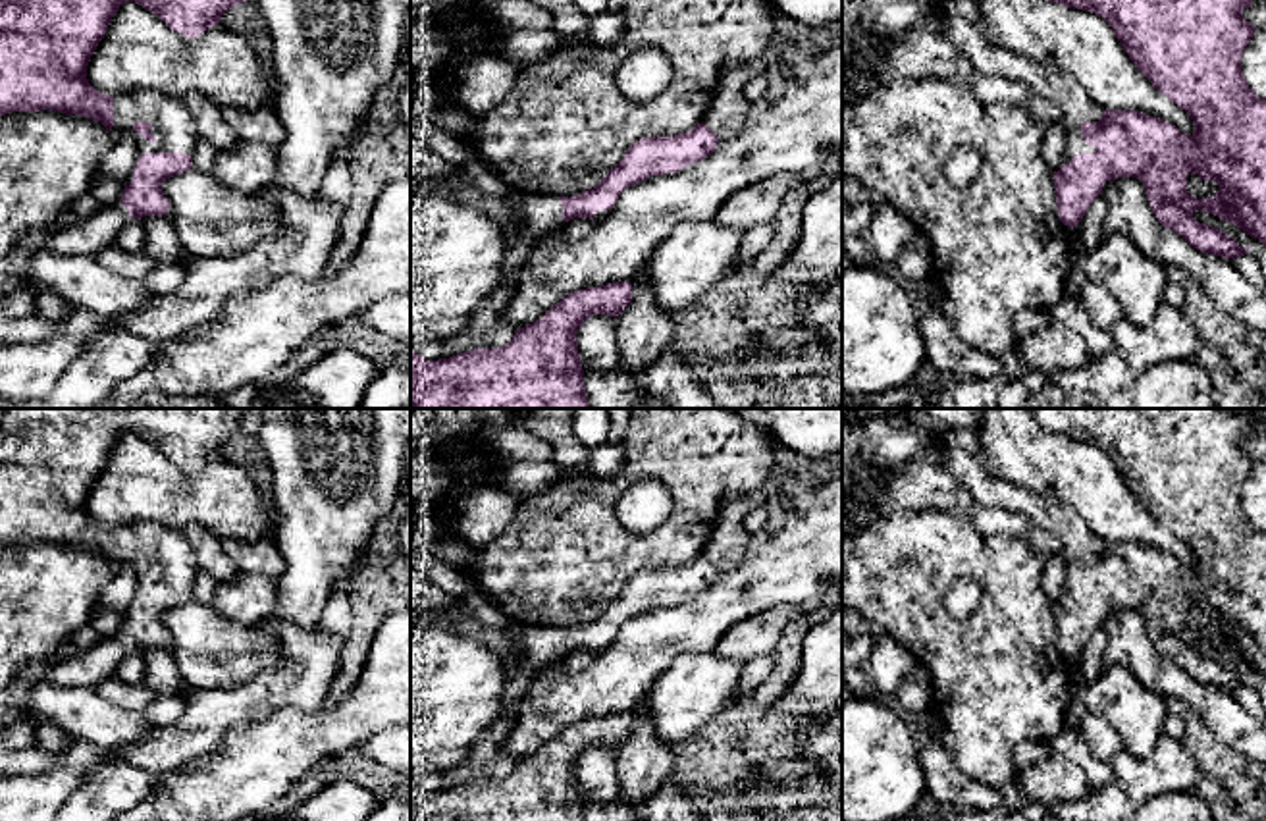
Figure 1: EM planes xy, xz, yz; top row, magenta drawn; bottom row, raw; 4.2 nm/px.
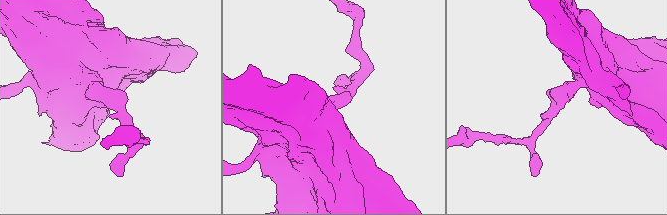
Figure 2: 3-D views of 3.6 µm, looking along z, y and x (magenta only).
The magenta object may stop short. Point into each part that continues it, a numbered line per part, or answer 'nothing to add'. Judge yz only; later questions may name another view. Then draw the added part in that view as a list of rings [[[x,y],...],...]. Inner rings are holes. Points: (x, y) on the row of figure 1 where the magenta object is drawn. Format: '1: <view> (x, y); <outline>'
1: yz (1054, 85); [[[948,0],[938,6],[936,31],[948,37],[979,73],[1023,83],[1062,110],[1066,118],[1064,164],[1071,162],[1075,154],[1096,150],[1083,141],[1081,123],[1098,121],[1102,108],[1073,77],[1048,64],[994,46],[987,37],[985,23],[963,19]]]

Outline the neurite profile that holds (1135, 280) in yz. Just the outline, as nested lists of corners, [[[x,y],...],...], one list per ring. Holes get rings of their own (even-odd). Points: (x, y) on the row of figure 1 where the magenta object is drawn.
[[[1125,233],[1104,237],[1093,252],[1075,254],[1073,268],[1089,281],[1104,285],[1121,305],[1123,318],[1137,328],[1148,328],[1154,322],[1164,287],[1174,278]]]

